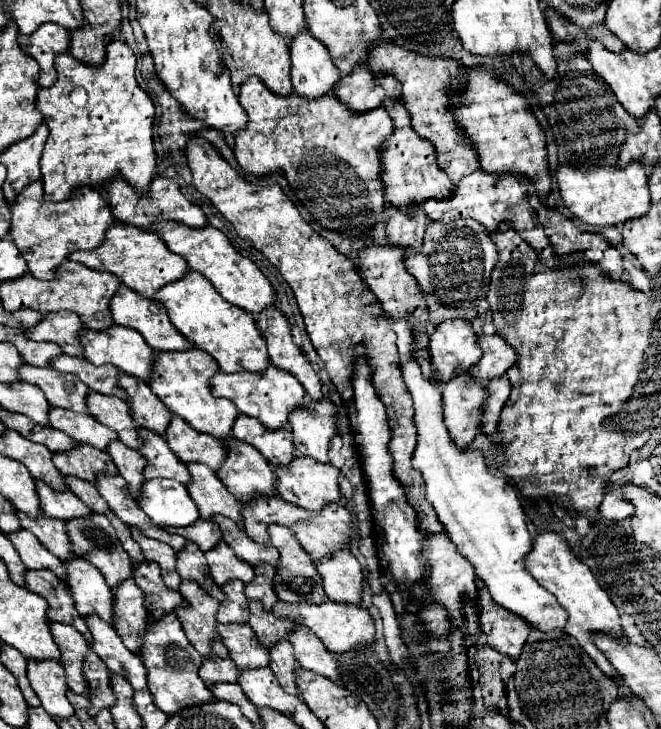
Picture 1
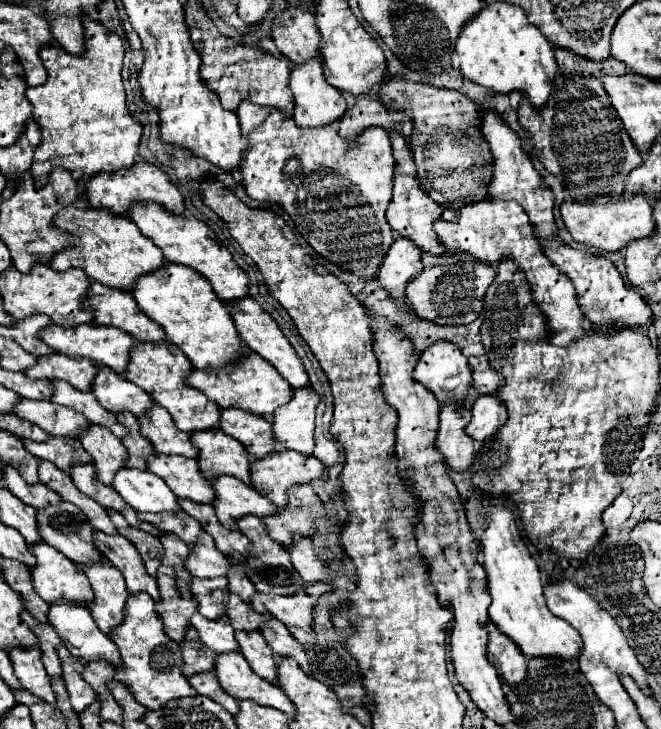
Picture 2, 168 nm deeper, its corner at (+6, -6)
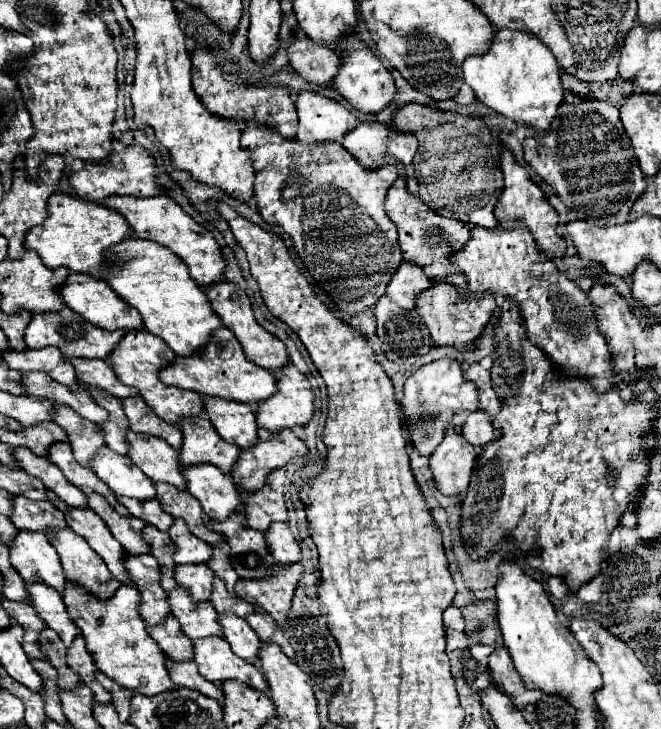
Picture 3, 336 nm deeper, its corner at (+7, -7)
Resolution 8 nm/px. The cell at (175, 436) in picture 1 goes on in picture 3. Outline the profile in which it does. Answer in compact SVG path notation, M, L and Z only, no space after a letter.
M125 398L123 408L129 418L129 428L133 432L151 434L151 436L165 440L175 450L181 448L181 444L183 444L181 430L177 426L163 422L157 414L153 414L153 410L143 402L143 398Z

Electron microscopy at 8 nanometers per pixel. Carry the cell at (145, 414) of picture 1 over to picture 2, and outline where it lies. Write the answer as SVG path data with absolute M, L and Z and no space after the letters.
M98 367L100 373L96 373L96 381L92 383L92 393L100 401L100 405L112 413L130 411L136 417L148 411L154 401L148 397L144 389L130 383L124 375L112 373L112 369Z

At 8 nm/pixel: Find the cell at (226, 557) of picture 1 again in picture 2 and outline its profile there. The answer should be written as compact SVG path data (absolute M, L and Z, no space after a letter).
M202 533L200 541L196 541L196 545L190 545L190 549L192 553L188 555L186 563L192 577L220 577L228 573L228 559L216 549L208 533Z

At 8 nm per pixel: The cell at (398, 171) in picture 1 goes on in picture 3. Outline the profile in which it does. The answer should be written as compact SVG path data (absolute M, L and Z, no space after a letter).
M403 168L399 170L399 178L387 190L385 212L397 226L403 258L421 266L429 280L447 280L447 260L451 258L451 246L463 246L463 242L467 242L469 228L459 220L435 214L425 202L411 194L407 190L407 178Z

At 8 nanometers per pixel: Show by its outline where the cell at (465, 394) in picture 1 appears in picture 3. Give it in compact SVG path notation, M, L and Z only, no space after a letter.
M453 426L447 428L443 442L431 454L431 472L441 494L461 494L467 490L475 456L475 446Z

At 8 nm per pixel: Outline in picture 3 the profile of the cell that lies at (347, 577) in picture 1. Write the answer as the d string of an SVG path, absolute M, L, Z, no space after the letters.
M275 522L275 526L271 526L271 530L267 532L267 546L271 546L275 560L287 568L301 560L301 546L293 538L291 528L283 522Z

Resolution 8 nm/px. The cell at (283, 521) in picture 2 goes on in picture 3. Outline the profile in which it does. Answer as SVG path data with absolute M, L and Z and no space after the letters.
M275 470L267 480L267 486L259 494L251 494L247 498L247 520L249 526L261 532L267 532L273 522L289 522L289 512L283 500L285 474L283 470Z

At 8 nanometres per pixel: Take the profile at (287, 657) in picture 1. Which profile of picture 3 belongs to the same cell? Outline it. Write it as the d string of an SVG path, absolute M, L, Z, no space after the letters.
M225 614L219 616L219 620L223 622L223 638L231 644L231 650L247 660L249 664L257 664L259 658L259 650L261 650L261 642L257 638L257 634L251 630L251 626L247 624L245 618L239 618L235 614Z

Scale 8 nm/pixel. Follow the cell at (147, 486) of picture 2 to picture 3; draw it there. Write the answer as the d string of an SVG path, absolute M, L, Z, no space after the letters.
M107 446L93 458L91 470L117 494L135 500L155 500L155 482L147 478L129 458L107 450Z

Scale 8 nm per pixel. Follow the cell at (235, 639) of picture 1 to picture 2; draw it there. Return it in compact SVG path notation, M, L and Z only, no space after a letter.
M194 613L190 617L190 625L198 631L200 641L208 645L214 653L228 653L228 651L238 651L238 643L234 637L234 629L228 621L228 617L220 617L216 621L208 621L200 613Z

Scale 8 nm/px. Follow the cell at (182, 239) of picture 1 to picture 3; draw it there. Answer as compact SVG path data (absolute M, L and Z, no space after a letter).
M131 196L131 198L109 198L107 208L117 210L119 214L123 214L129 222L129 226L133 228L133 232L139 238L145 240L153 240L165 248L169 248L173 254L177 254L189 268L191 278L199 284L199 286L213 286L217 282L223 282L223 272L225 272L225 258L221 254L219 244L215 242L213 234L197 224L187 212L181 210L181 206L171 200L169 196L153 196L153 198L139 198L139 196Z

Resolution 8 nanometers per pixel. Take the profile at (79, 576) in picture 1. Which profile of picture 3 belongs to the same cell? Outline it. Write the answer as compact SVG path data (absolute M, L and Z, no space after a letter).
M21 530L9 550L11 564L25 582L43 582L63 594L65 578L61 560L45 534L27 534Z

